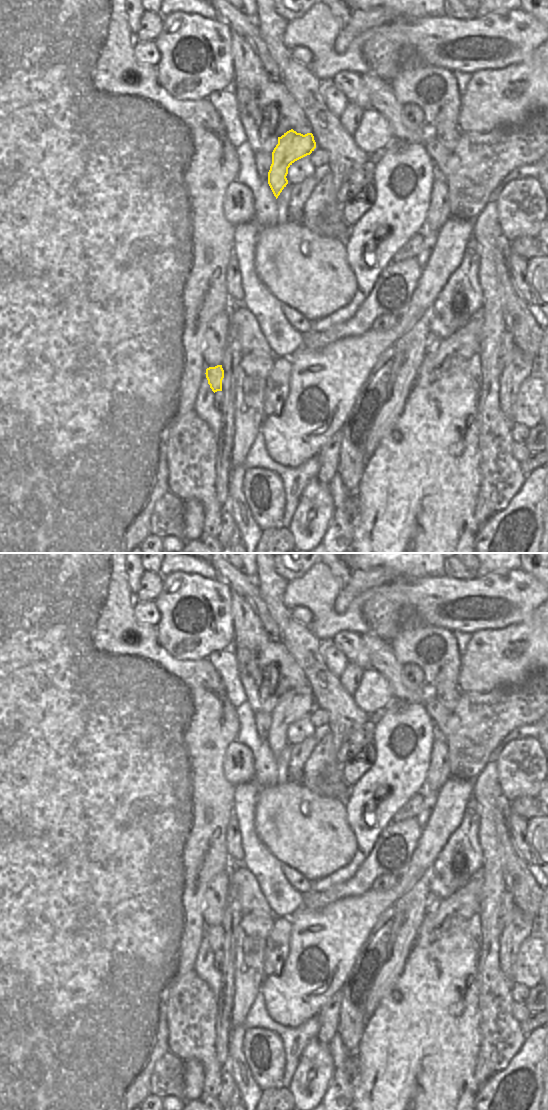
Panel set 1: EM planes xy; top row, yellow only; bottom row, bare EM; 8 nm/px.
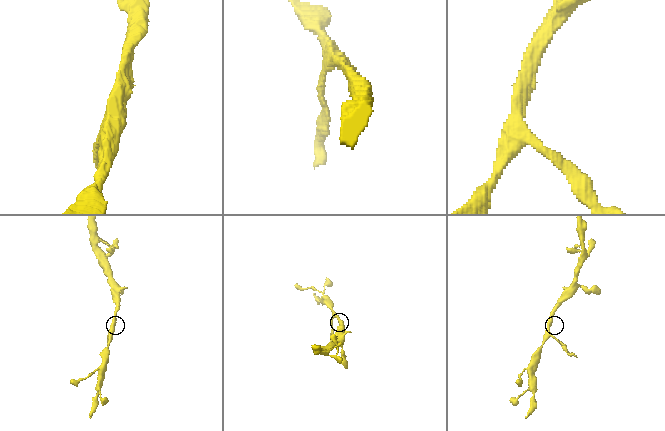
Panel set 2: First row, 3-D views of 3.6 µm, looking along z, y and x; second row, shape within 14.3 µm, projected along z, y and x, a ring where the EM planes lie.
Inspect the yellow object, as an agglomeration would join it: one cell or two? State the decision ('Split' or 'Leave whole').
Split

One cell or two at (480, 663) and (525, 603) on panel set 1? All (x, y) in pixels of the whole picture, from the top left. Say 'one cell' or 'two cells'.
two cells

